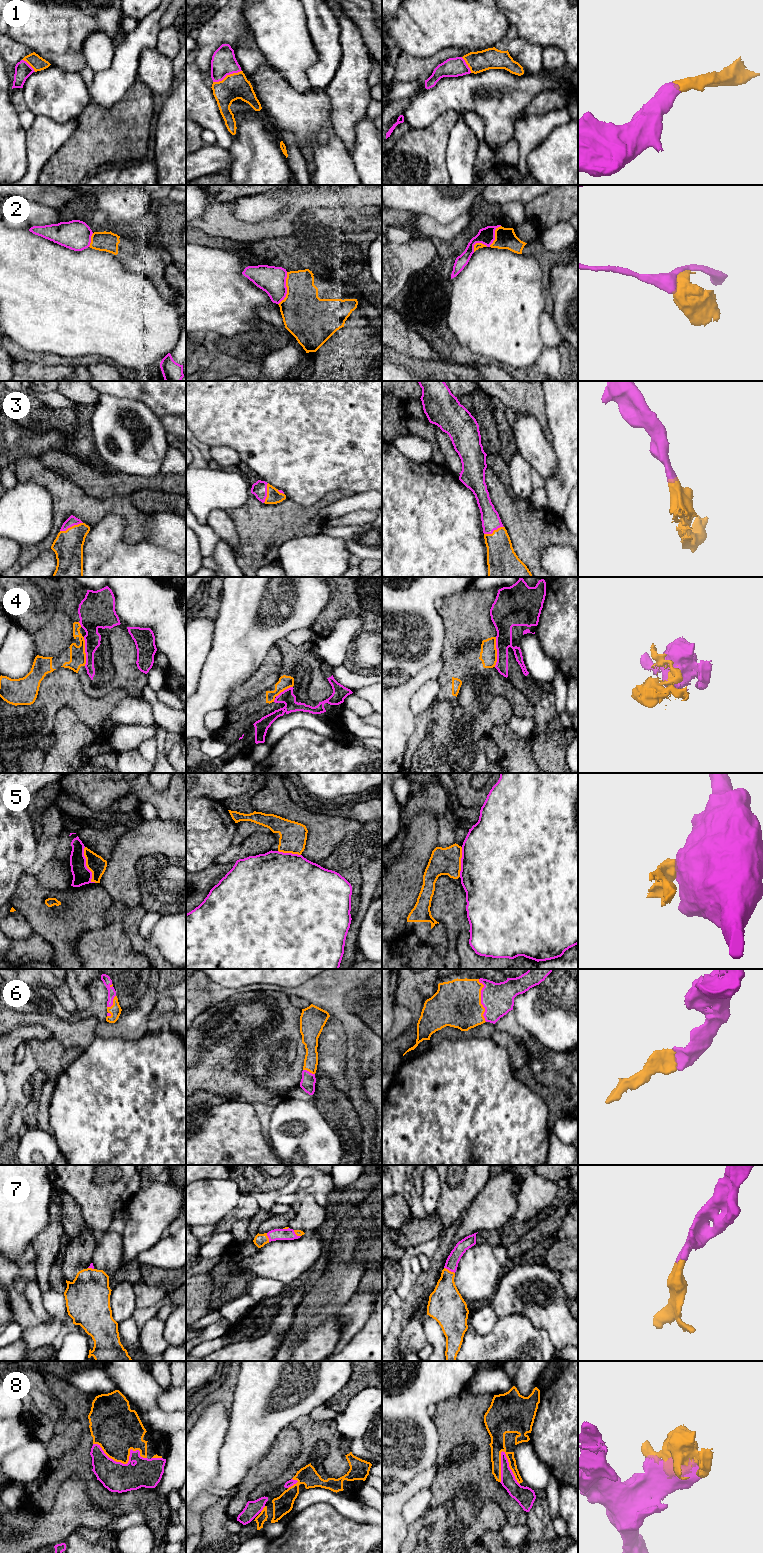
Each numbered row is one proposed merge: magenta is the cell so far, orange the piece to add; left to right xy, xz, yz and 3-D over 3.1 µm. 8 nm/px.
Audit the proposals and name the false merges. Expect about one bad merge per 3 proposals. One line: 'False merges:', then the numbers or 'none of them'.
False merges: 2, 4, 5

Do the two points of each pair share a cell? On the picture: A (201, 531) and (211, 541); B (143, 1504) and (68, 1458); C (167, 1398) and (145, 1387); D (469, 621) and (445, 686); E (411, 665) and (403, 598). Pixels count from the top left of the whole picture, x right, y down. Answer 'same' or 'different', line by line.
A: same
B: same
C: different
D: same
E: same

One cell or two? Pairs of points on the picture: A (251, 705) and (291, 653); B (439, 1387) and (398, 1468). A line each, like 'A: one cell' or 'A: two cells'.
A: one cell
B: one cell

